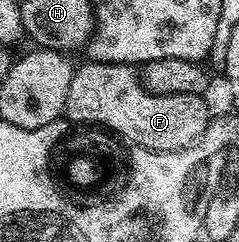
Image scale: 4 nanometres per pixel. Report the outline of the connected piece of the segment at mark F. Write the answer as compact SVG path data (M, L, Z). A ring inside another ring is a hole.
M97 63L90 67L88 73L73 71L72 81L66 90L66 106L64 116L76 126L99 126L109 132L129 134L131 143L146 146L150 152L180 152L184 148L192 148L208 128L210 114L208 104L203 95L194 93L152 93L144 88L135 67L127 64Z

